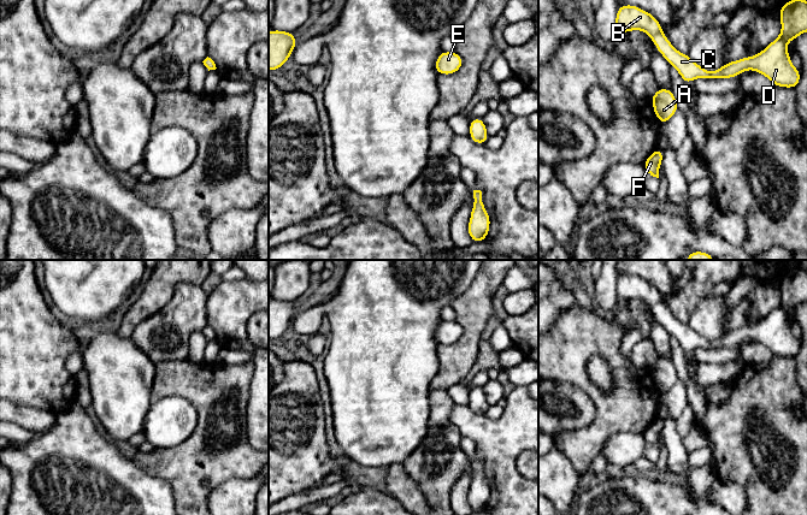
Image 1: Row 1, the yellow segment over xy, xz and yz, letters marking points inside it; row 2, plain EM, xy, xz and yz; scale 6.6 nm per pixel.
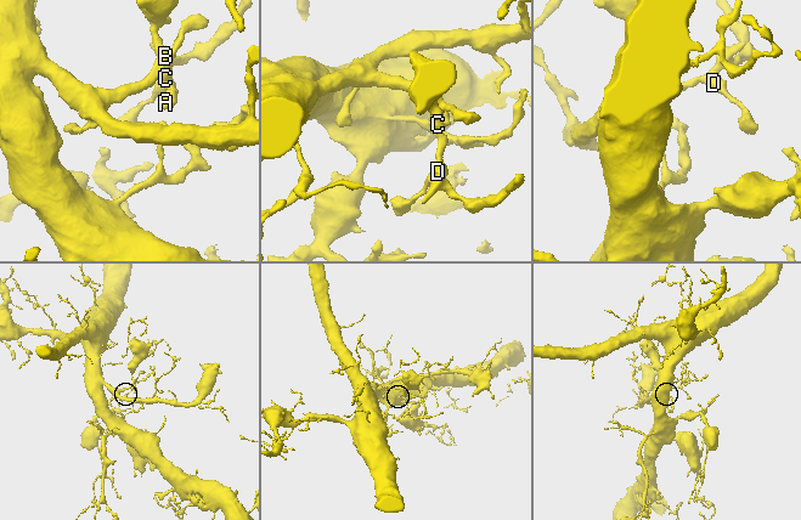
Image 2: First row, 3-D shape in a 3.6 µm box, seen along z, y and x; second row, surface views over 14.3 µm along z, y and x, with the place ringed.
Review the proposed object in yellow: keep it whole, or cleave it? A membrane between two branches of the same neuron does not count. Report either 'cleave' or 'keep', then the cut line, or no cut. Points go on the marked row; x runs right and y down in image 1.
keep; no cut

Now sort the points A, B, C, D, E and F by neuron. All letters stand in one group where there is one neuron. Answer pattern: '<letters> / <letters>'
A B C D E F

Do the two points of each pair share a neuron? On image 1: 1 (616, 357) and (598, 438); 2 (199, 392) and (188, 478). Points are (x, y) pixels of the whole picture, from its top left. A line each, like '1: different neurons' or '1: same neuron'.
1: same neuron
2: same neuron

